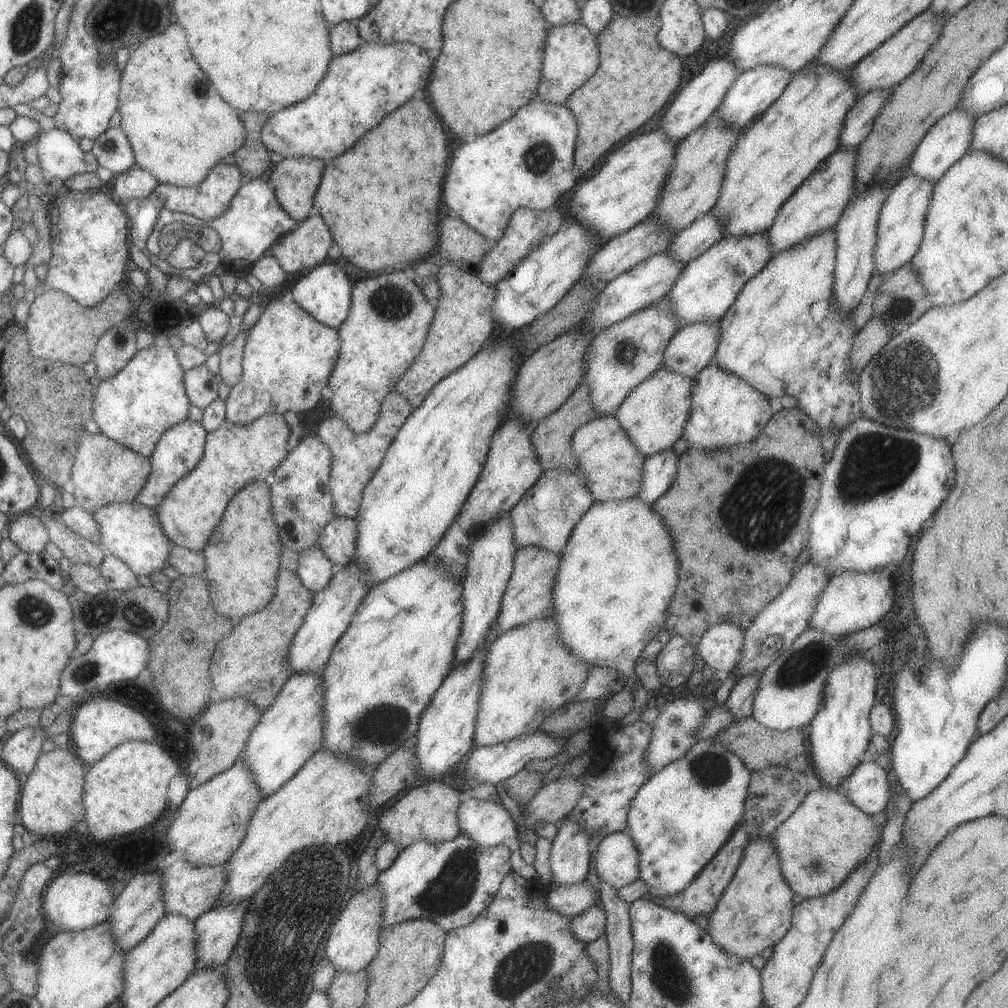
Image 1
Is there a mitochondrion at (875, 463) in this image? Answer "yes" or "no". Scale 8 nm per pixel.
yes

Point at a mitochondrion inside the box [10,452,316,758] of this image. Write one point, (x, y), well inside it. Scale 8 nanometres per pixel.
(32, 610)

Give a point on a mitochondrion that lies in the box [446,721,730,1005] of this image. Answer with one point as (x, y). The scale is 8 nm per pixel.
(516, 973)

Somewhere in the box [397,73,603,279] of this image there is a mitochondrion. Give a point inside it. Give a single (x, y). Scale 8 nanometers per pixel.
(538, 157)

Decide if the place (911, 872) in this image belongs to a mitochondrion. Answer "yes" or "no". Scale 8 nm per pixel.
no

